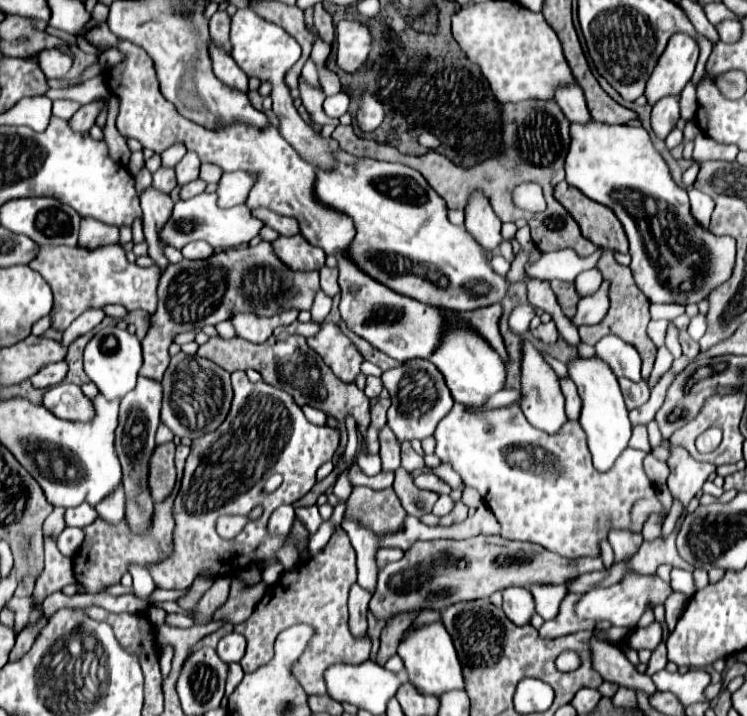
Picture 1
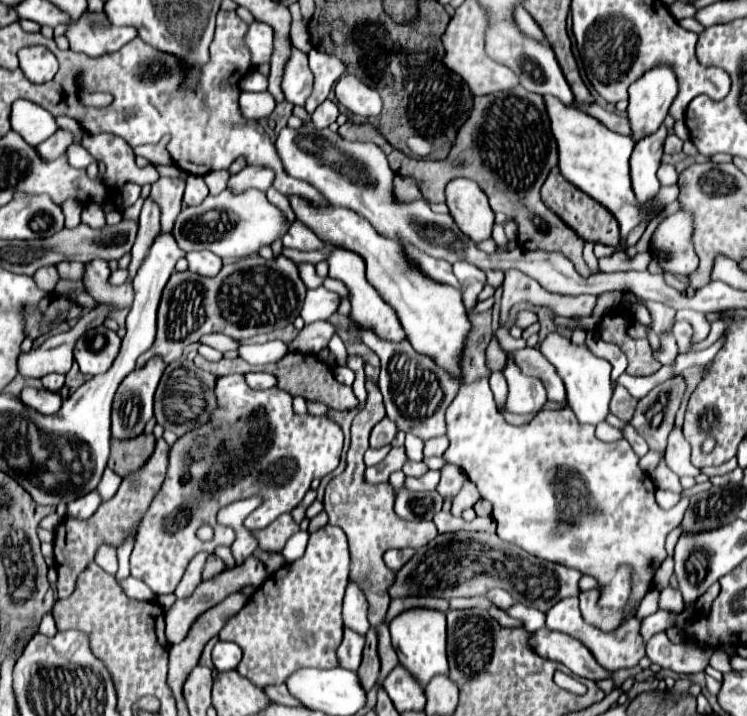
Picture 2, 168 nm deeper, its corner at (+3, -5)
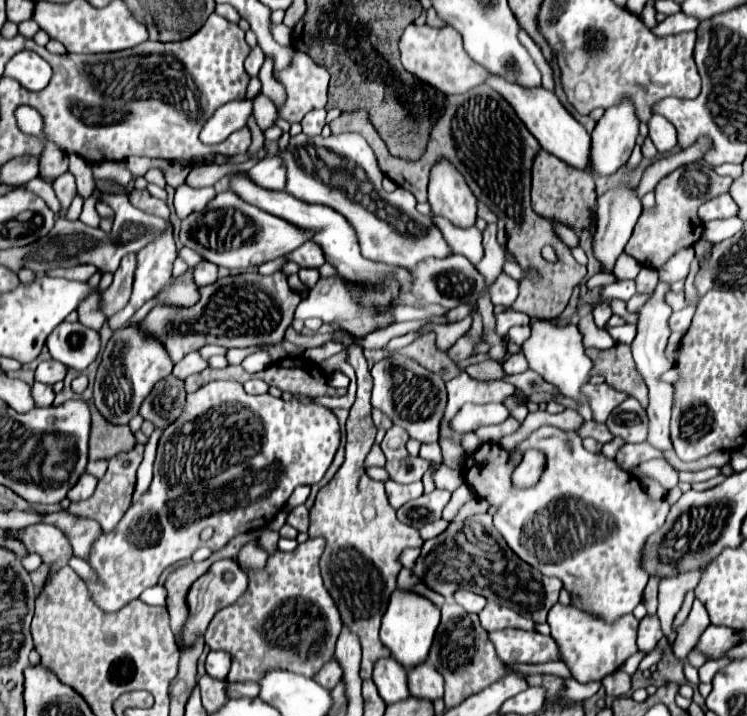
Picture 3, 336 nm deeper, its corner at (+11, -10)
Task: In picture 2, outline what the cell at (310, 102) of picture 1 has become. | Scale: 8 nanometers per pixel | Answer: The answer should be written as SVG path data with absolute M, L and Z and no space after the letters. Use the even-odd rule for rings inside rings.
M294 45L288 63L284 65L282 91L286 95L286 101L290 101L292 105L304 105L304 101L312 93L312 71L308 67L306 53L296 49Z

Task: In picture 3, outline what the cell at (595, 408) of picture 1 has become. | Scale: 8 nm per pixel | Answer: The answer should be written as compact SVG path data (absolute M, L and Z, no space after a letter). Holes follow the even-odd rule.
M548 320L532 324L530 338L522 344L522 352L534 372L538 372L546 382L554 384L562 396L576 400L578 404L588 404L588 396L582 388L590 382L592 360L584 354L582 334L576 326L554 326Z

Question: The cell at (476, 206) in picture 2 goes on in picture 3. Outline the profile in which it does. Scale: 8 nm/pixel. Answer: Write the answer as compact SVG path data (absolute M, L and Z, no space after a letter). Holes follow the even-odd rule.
M446 160L432 170L428 184L428 202L434 216L450 220L458 228L472 228L478 218L478 202L464 176Z

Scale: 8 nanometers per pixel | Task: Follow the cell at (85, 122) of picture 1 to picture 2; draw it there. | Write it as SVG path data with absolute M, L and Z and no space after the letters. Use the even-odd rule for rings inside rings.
M60 129L56 135L52 135L50 139L46 139L44 143L40 143L36 147L36 153L42 157L42 159L58 159L60 155L64 155L66 147L72 145L72 135L64 129Z

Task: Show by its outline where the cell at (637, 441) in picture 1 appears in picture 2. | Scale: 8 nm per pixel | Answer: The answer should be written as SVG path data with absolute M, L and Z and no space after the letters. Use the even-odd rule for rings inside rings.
M598 423L596 425L596 437L600 441L618 441L618 439L622 439L622 433L620 433L620 429L610 427L608 423Z

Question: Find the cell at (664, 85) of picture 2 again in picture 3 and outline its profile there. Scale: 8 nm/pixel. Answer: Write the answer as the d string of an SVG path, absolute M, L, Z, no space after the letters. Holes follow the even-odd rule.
M624 96L620 100L620 104L608 108L604 112L604 116L598 120L596 128L592 130L592 158L594 158L592 168L596 168L596 174L608 176L608 174L616 172L618 168L622 168L628 162L632 148L636 146L638 134L640 134L640 118L636 114L636 104L630 96Z

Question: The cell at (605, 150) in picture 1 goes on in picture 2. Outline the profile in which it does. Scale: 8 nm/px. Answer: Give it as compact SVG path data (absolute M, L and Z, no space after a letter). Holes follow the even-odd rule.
M542 95L542 99L548 111L548 117L550 117L552 135L558 145L558 167L562 175L572 185L576 185L578 189L582 189L584 193L600 201L608 211L612 211L612 215L620 223L620 233L628 235L642 221L642 217L650 211L650 203L646 207L640 207L636 203L634 191L630 187L630 163L628 161L634 149L632 139L606 129L598 119L590 117L588 113L576 107L568 107L560 103L560 99L552 95Z

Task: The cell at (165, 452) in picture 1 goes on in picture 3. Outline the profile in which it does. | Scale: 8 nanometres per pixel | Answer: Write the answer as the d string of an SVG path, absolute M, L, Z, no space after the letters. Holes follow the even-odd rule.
M92 406L92 440L90 440L90 460L110 460L120 452L130 452L136 446L136 438L128 426L120 428L108 424L100 412Z

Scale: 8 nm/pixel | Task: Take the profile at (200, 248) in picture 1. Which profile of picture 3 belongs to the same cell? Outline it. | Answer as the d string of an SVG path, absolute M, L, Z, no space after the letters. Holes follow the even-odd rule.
M204 260L204 262L200 262L200 264L196 264L196 266L192 268L192 276L194 276L194 282L196 282L198 286L212 284L212 282L216 282L216 278L218 278L218 266Z

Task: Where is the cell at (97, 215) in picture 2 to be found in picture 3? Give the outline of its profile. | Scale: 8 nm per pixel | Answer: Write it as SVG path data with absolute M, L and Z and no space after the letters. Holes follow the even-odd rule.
M66 172L64 176L60 176L56 182L54 182L54 191L59 199L62 208L61 214L64 216L71 205L71 194L76 194L76 182L74 182L74 176L70 172Z

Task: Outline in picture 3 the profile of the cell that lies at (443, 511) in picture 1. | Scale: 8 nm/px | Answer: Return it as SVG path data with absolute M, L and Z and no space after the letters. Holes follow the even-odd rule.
M436 520L436 522L426 524L426 526L420 530L420 534L424 536L424 540L428 540L428 538L434 538L434 536L442 534L446 528L448 528L448 522L446 522L446 520Z

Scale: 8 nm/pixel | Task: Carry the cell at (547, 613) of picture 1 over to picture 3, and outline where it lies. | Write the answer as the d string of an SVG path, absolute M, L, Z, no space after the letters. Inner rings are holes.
M556 604L548 612L548 626L552 630L552 638L558 640L560 650L564 652L564 662L568 664L572 676L580 684L600 682L608 674L616 672L624 660L638 652L636 648L636 634L638 634L638 620L634 614L622 616L616 624L604 624L604 620L596 620L594 616L584 616L584 612L576 612L572 606Z

